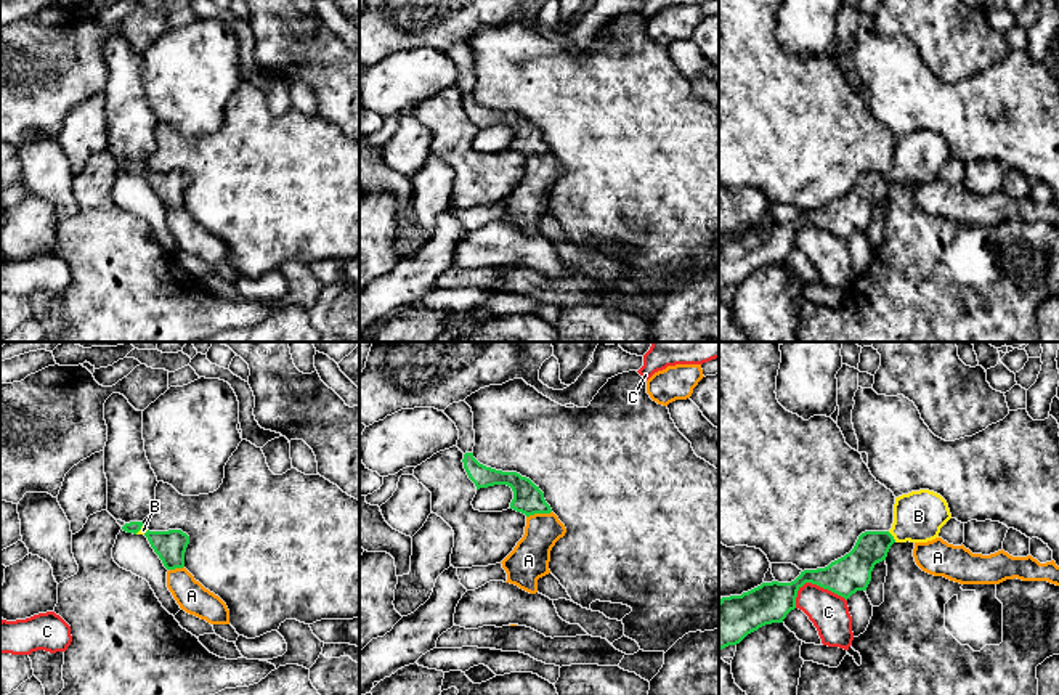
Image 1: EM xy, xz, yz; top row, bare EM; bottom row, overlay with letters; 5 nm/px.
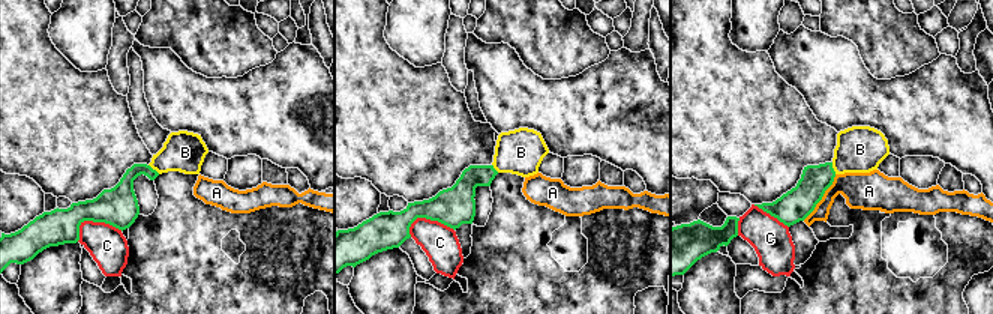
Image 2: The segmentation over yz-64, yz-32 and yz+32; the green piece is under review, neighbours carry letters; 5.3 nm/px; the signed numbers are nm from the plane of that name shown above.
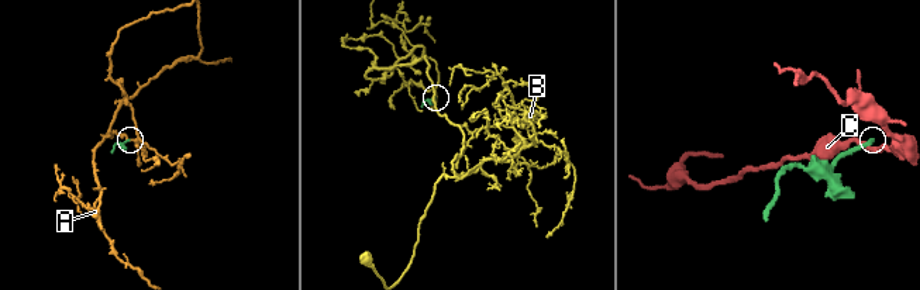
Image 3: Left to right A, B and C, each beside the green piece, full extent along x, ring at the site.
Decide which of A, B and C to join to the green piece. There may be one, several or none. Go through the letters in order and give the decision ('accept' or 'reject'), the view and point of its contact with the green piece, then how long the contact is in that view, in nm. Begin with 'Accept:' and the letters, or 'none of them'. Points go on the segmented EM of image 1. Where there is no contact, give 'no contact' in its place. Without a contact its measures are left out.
Accept: B
A: reject; meets green in xz at (538, 512); contact 130 nm long
B: accept; meets green in yz at (892, 536); contact 70 nm long
C: reject; meets green in yz at (814, 583); contact 260 nm long

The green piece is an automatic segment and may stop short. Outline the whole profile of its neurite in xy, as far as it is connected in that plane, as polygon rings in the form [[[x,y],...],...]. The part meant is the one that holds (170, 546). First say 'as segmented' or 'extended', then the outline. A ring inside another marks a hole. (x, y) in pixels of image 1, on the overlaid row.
extended | [[[143,522],[125,523],[122,530],[133,534],[144,534],[167,570],[185,567],[189,536],[181,530],[149,531]]]

